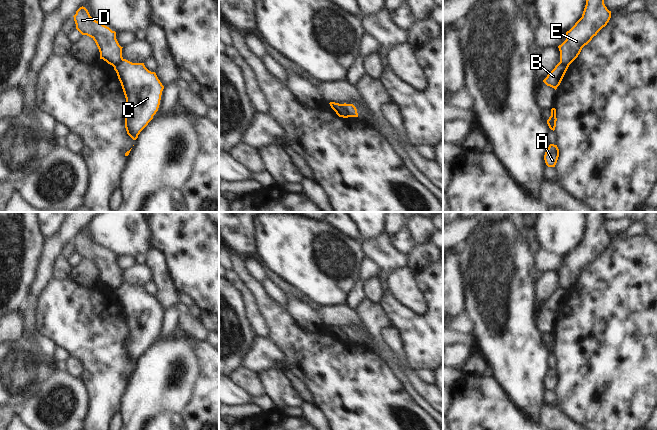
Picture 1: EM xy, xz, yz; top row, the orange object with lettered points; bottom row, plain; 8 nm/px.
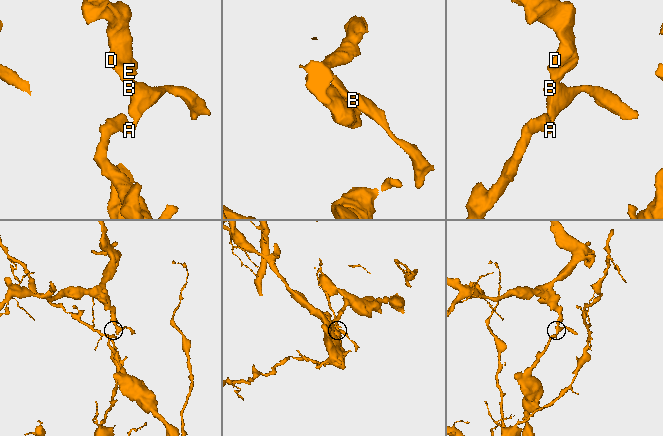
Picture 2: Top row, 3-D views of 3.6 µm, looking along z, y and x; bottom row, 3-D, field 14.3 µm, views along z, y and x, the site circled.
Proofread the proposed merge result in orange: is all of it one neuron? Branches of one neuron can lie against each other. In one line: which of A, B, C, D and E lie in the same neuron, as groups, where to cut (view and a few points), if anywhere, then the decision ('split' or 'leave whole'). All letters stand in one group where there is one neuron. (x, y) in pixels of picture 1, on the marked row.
groups A B C / D E; cut xz (340, 104), (348, 116); split

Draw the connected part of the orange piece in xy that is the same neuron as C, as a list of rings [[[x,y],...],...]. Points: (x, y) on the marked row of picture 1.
[[[122,59],[114,67],[126,98],[125,128],[136,140],[158,111],[164,86],[144,63]]]

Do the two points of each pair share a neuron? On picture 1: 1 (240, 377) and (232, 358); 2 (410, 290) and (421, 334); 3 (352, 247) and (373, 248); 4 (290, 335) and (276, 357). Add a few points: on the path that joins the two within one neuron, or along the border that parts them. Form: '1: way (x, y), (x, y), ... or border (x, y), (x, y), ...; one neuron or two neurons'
1: border (241, 365), (229, 374); two neurons
2: border (396, 300), (414, 313), (424, 313), (428, 309); two neurons
3: border (360, 242), (362, 253), (365, 257); two neurons
4: border (267, 338), (282, 353), (284, 366); two neurons

